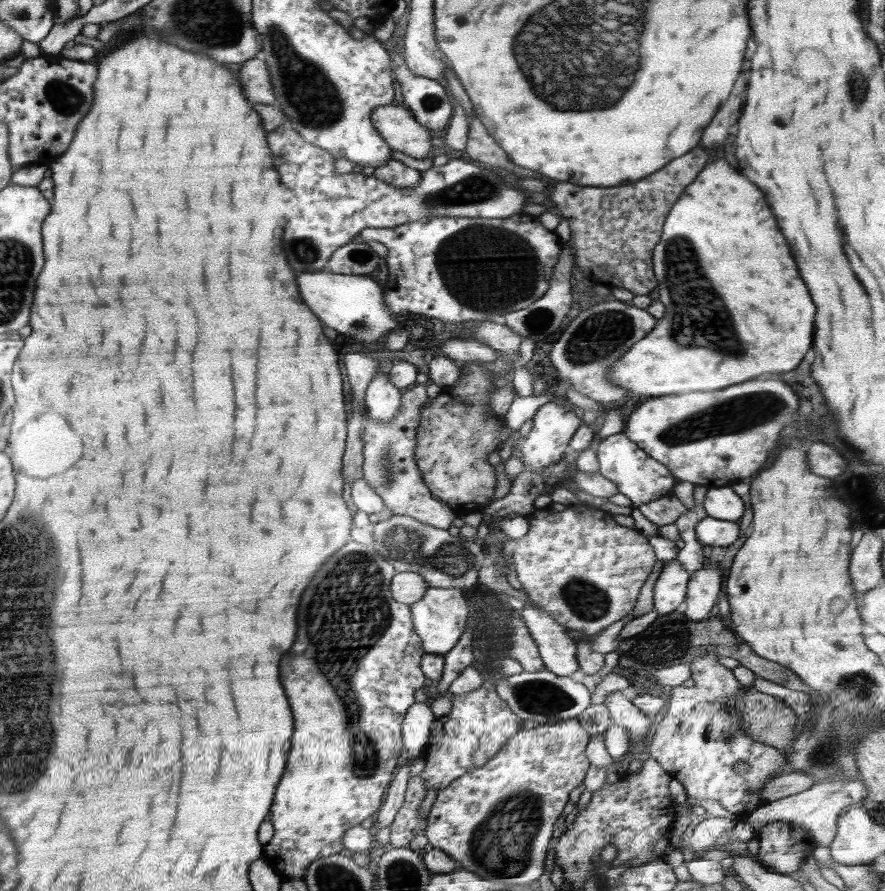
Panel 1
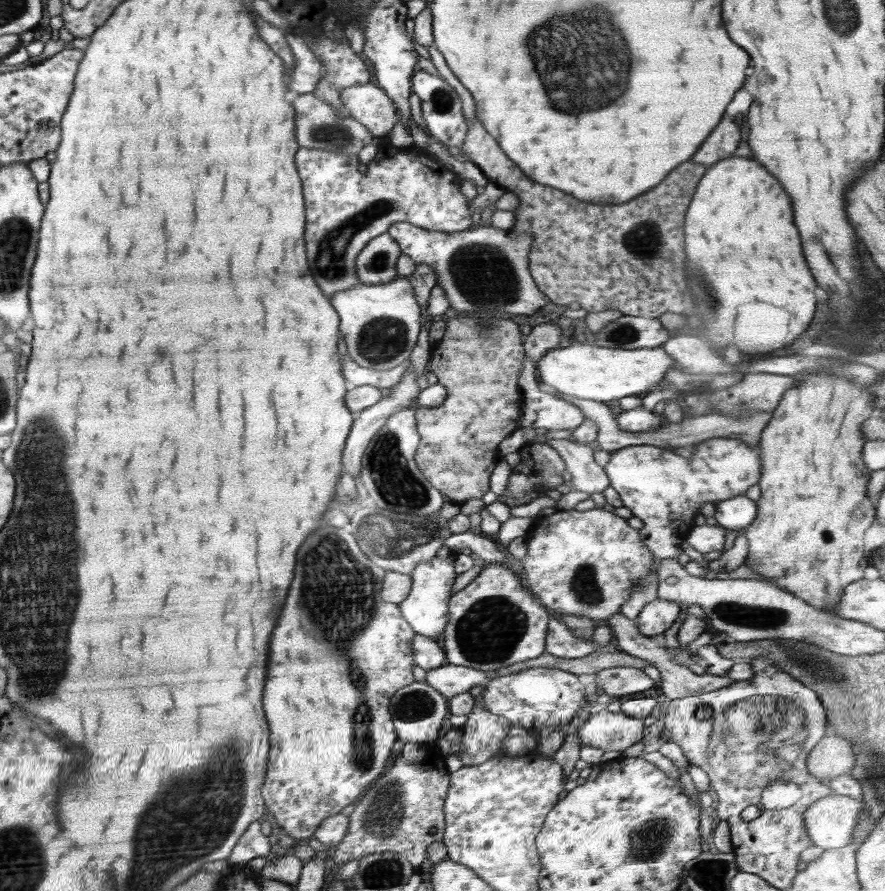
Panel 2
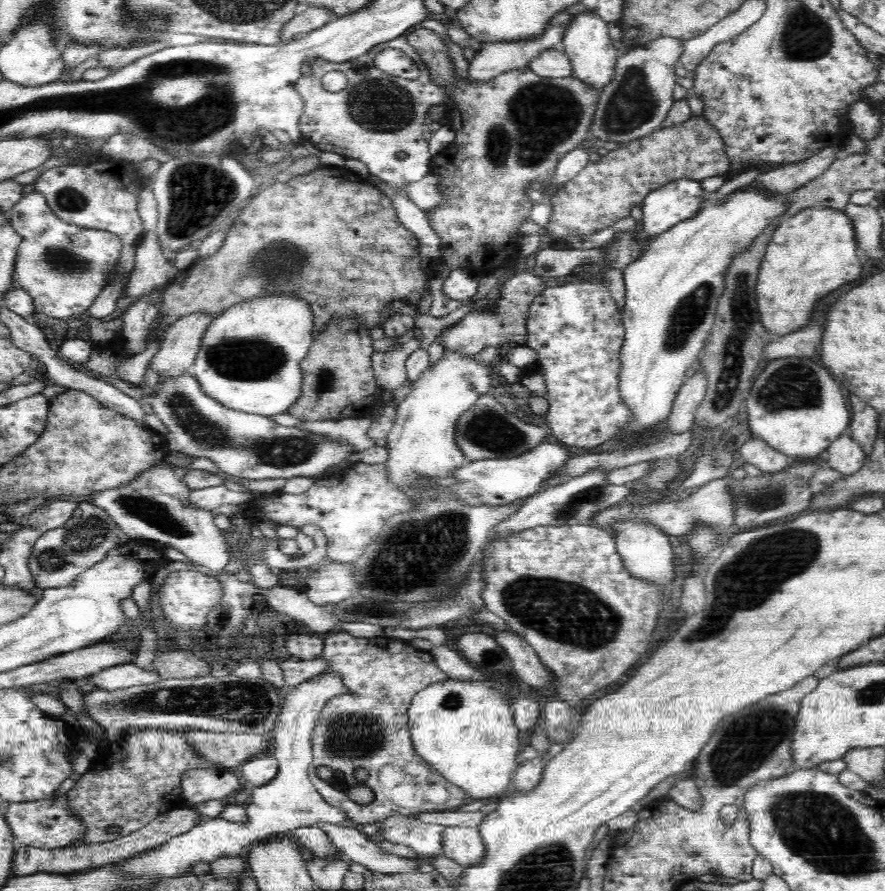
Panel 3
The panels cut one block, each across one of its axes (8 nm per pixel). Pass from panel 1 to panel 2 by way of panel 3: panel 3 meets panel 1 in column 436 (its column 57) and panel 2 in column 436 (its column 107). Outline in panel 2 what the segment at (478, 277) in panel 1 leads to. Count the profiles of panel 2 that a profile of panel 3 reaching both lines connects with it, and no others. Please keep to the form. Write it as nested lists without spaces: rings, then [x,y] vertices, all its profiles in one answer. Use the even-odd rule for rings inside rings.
[[[408,221],[392,224],[387,233],[398,246],[400,252],[410,256],[416,265],[428,264],[436,274],[436,284],[444,290],[450,308],[464,315],[482,316],[485,320],[502,318],[506,314],[532,315],[538,308],[550,306],[550,299],[532,279],[528,270],[528,252],[532,246],[532,233],[516,233],[494,226],[480,226],[463,231],[440,232],[418,228]]]

